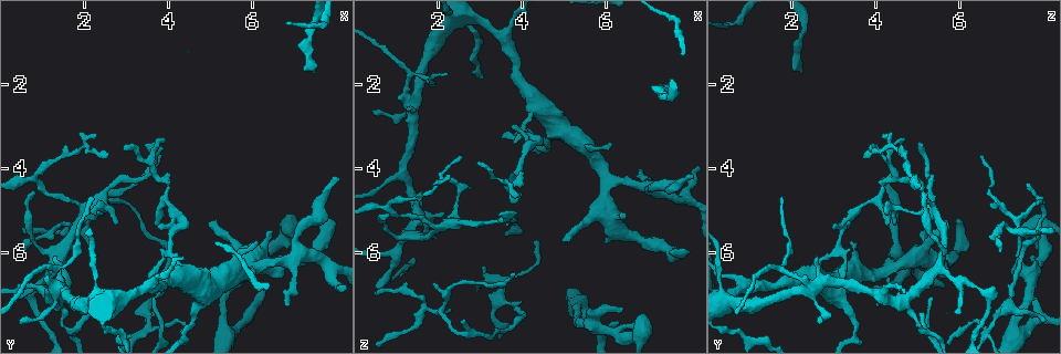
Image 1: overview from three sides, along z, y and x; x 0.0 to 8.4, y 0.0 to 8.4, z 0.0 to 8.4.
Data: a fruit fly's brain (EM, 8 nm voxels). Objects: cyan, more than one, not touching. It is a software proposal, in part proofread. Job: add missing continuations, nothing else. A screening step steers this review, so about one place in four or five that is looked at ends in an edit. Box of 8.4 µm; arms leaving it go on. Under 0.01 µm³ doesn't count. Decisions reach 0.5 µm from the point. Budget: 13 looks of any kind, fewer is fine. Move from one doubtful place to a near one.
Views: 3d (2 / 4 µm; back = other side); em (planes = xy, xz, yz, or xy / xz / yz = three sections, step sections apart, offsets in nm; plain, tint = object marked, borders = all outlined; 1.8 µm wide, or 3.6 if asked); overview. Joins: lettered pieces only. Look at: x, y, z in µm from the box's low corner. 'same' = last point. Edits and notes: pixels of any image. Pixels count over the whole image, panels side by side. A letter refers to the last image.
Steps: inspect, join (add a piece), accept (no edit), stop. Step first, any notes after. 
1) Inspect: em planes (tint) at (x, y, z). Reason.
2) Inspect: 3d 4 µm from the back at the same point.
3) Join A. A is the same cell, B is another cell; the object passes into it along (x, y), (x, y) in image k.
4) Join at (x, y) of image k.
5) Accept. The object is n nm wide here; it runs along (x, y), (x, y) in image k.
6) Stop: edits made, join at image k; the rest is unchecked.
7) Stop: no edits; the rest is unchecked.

Inspect: em 3.6 µm planes (tint) at (1.45, 5.30, 7.00). Abrupt turn.

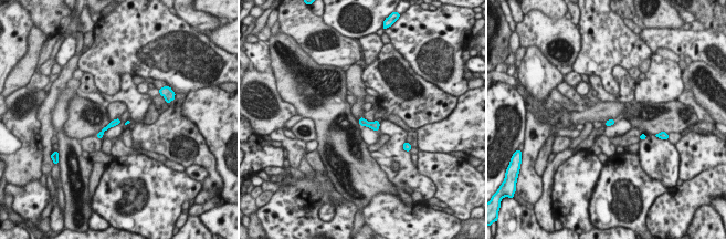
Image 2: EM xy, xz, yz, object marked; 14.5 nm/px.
Inspect: em 3.6 µm planes (borders) at the same point. What lies round it.

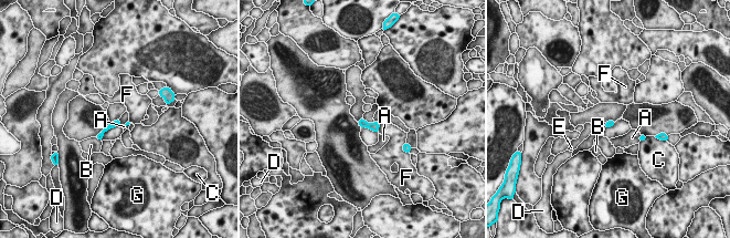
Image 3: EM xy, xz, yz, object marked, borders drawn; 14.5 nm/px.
Accept. A, B, C, D, E, F and G are other cells; it runs along (118, 122), (112, 124), (98, 136) in image 3; no lettered piece goes on from it.

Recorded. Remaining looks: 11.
Inspect: 3d 4 µm at (4.95, 5.25, 5.75). Free end.

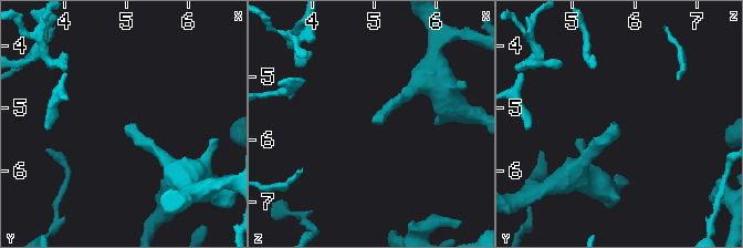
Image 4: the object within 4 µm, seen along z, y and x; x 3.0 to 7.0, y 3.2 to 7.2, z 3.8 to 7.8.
Inspect: em yz step 16 (borders) at (5.00, 5.25, 5.65). Now the EM.

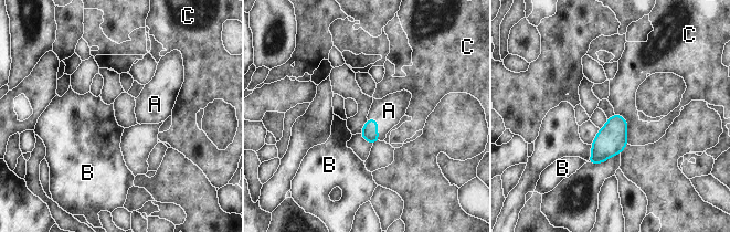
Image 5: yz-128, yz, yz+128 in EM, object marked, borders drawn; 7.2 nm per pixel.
Join A. A is the same cell, B and C are other cells; the object passes into it along (370, 130), (377, 126), (389, 111) in image 5; it goes on there.

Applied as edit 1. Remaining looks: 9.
Inspect: em xy step 8 (borders) at (7.50, 5.30, 5.95). End of a long branch.

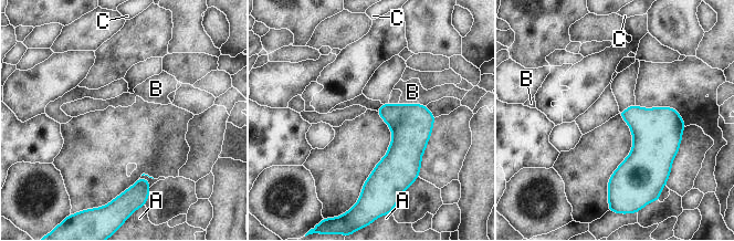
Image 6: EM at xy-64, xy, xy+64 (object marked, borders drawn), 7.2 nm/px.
Accept. A, B and C are other cells; none of them fits.

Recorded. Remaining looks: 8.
Inspect: em yz step 16 (borders) at (6.20, 6.90, 7.65). An open end.

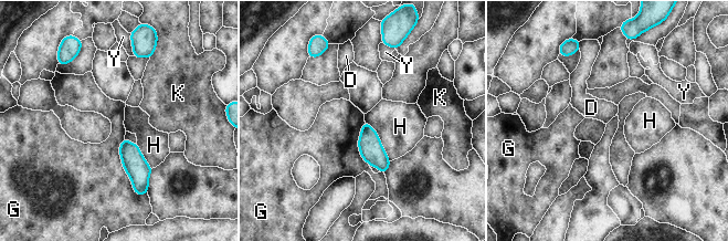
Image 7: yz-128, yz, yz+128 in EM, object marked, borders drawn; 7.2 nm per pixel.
Inspect: em planes (borders) at the same point. Cut it another way.

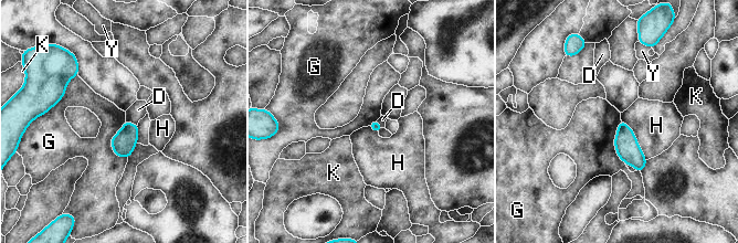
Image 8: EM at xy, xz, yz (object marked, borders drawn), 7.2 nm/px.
Accept. D, G, H, K and Y are other cells; a border runs along (125, 120), (111, 145), (127, 158) in image 8; no lettered piece goes on from it.

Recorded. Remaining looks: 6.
Inspect: em planes (tint) at (2.95, 3.55, 3.85).

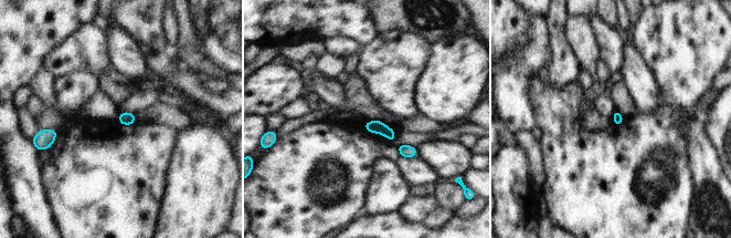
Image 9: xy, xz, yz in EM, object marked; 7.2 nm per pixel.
Inspect: em planes (borders) at the same point. See the neighbours.

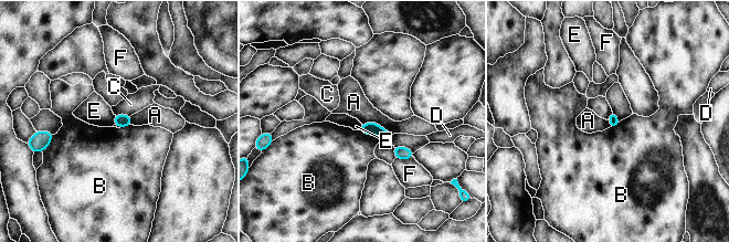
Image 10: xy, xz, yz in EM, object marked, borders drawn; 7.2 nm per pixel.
Accept. A, B, C, D, E and F are other cells; a border runs along (361, 123), (377, 123), (391, 134) in image 10; no lettered piece goes on from it.

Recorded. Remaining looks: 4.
Stop: edits made, join at image 5; the rest is unchecked.

